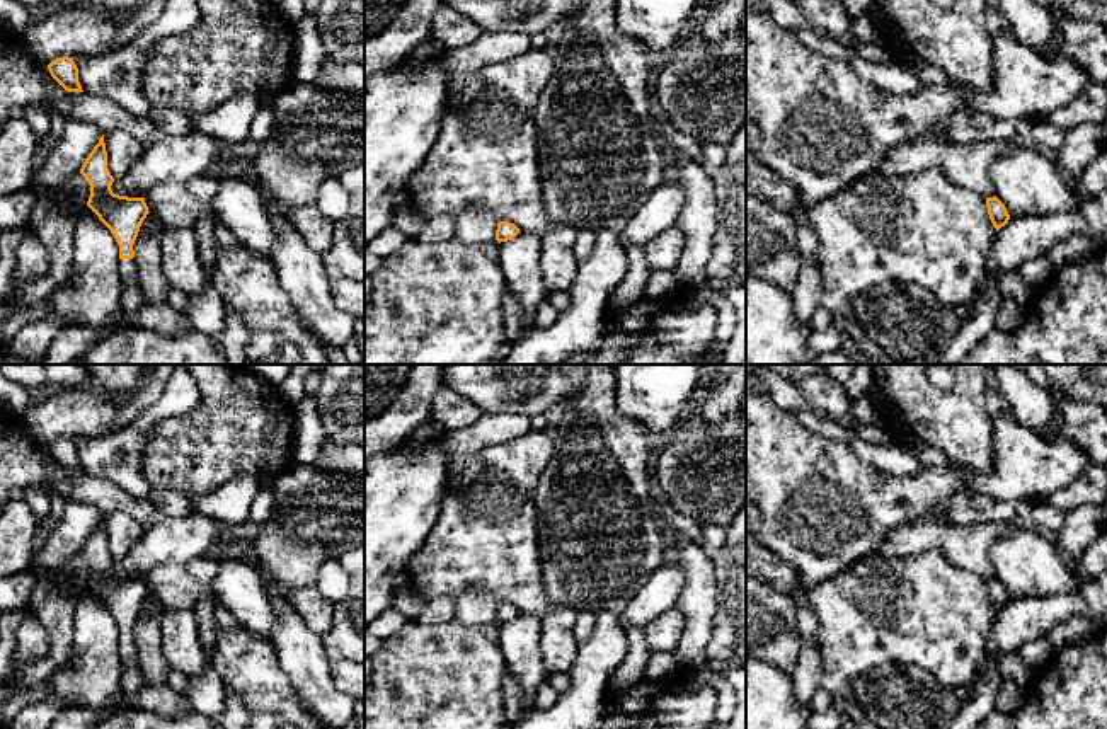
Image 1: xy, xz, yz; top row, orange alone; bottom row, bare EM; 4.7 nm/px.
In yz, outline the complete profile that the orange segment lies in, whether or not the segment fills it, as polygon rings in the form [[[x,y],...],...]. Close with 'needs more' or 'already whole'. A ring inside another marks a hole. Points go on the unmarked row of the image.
[[[996,577],[986,579],[986,588],[988,588],[989,601],[998,613],[1001,608],[1008,605],[1010,596],[1005,586]]]; already whole

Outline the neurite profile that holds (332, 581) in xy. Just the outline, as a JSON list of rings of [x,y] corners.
[[[337,559],[322,564],[317,577],[317,589],[334,605],[346,598],[349,591],[349,576]]]

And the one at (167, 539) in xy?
[[[192,511],[186,516],[157,516],[128,555],[114,562],[114,576],[145,579],[155,567],[177,562],[184,564],[206,552],[220,540],[223,523]]]

